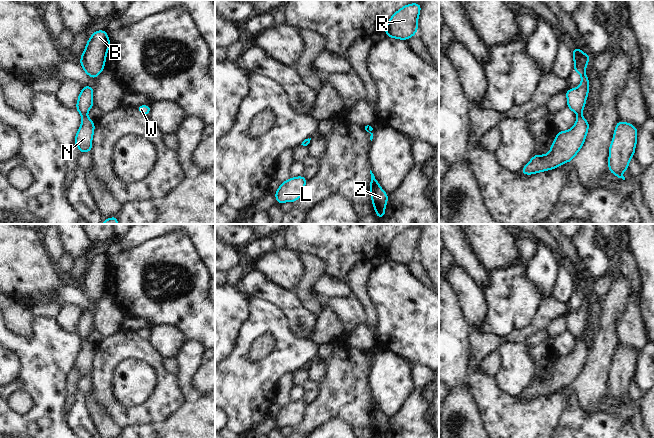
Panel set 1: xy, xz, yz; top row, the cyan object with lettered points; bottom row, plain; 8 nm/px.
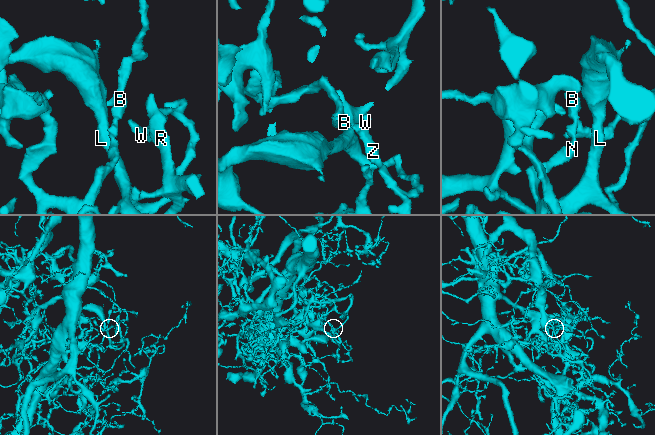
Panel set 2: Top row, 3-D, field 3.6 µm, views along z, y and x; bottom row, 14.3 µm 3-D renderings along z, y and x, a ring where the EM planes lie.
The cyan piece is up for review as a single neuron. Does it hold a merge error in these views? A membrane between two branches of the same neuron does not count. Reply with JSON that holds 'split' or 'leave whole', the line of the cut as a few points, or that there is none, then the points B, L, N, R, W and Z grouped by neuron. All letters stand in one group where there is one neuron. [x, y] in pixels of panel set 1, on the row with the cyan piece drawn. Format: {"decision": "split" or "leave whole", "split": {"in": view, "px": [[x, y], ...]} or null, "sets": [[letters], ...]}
{"decision": "leave whole", "split": null, "sets": [["B", "L", "N", "R", "W", "Z"]]}

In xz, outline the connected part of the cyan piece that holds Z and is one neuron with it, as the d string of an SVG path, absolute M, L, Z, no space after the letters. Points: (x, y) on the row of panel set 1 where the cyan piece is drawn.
M370 170L370 193L374 211L378 219L385 217L385 208L388 202L388 194L381 188L374 174Z

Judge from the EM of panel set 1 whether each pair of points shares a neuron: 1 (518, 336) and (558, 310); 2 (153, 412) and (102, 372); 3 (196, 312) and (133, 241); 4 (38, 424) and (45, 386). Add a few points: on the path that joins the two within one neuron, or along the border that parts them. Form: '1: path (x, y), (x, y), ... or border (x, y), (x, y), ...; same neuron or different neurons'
1: path (528, 331), (548, 313); same neuron
2: path (135, 413), (121, 412), (103, 394), (102, 390); same neuron
3: border (157, 234), (127, 250), (121, 250), (118, 247); different neurons
4: path (45, 415), (45, 395); same neuron

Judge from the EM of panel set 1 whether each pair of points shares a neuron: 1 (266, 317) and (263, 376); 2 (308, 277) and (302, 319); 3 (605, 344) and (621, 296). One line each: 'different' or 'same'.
1: same
2: different
3: same

